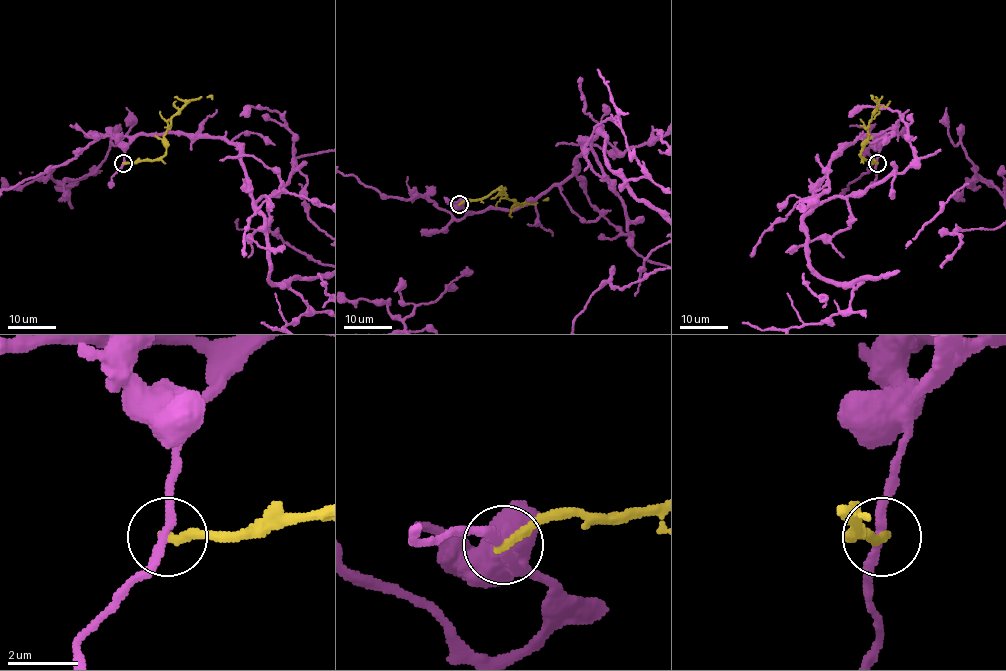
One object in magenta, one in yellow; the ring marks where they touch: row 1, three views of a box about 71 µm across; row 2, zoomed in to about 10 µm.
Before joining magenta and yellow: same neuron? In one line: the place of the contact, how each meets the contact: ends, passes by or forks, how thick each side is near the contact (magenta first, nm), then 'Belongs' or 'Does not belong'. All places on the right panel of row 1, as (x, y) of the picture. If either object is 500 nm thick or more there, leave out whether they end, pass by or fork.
Place: (877, 163). At the ring magenta passes by. At the ring yellow ends. Thickness 240 nm (magenta) against 300 nm. Does not belong

